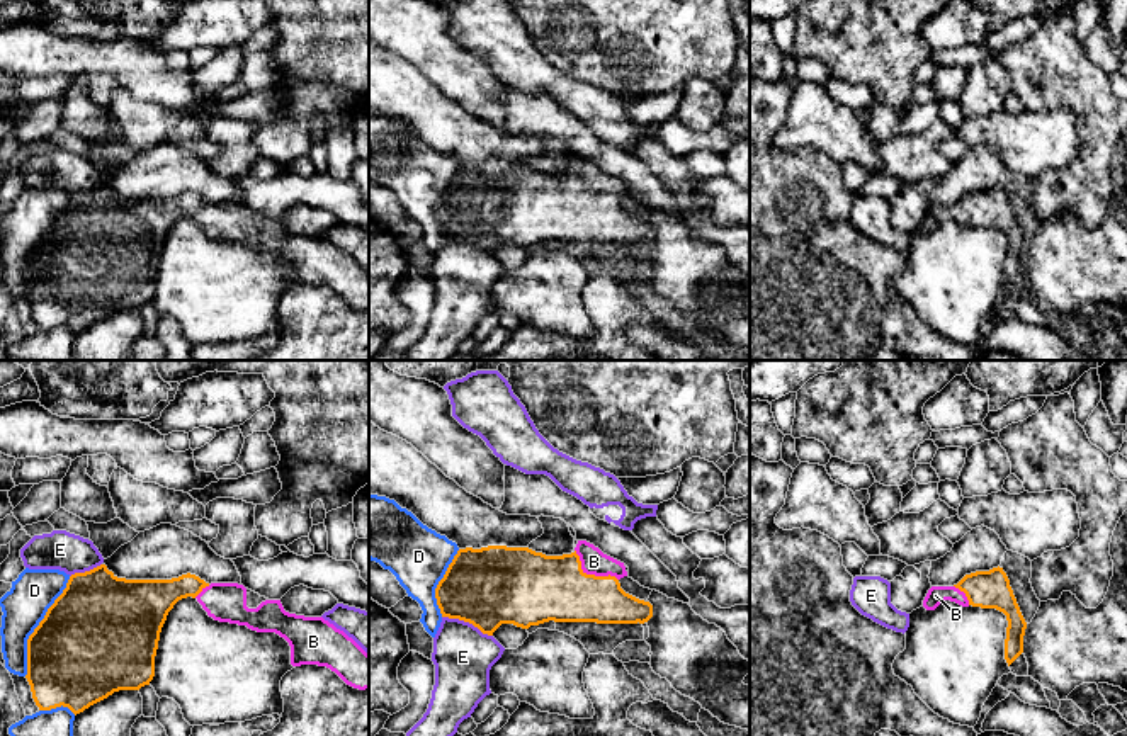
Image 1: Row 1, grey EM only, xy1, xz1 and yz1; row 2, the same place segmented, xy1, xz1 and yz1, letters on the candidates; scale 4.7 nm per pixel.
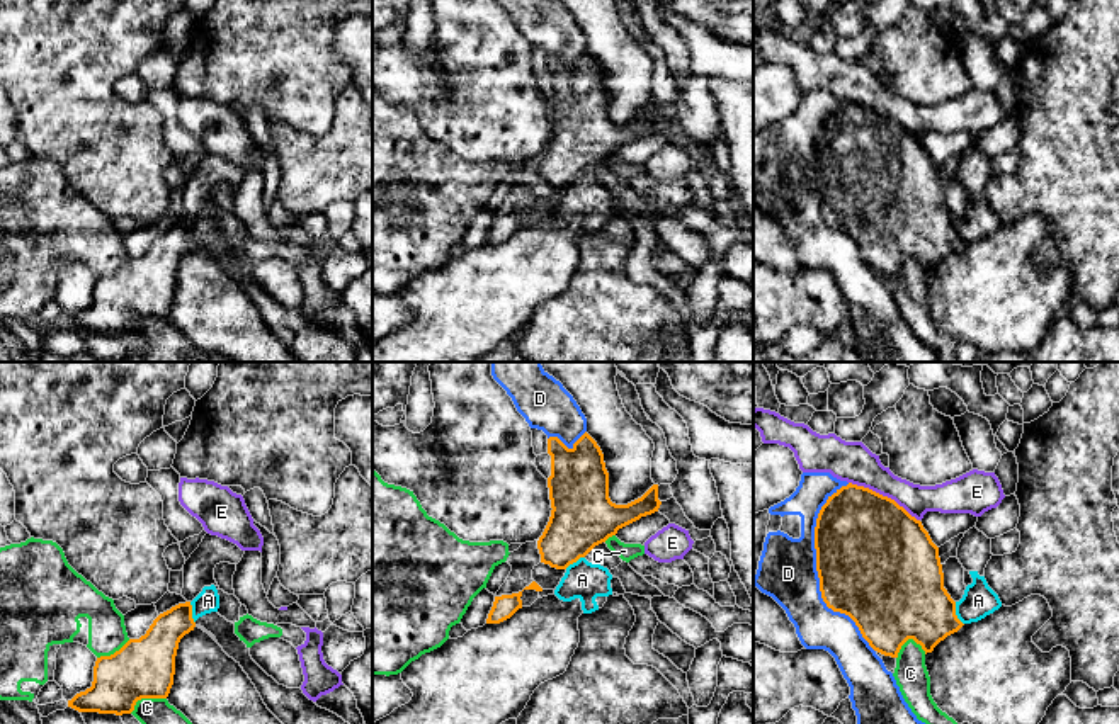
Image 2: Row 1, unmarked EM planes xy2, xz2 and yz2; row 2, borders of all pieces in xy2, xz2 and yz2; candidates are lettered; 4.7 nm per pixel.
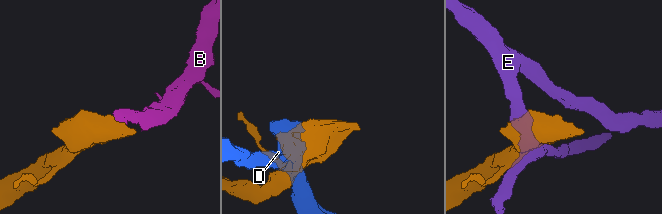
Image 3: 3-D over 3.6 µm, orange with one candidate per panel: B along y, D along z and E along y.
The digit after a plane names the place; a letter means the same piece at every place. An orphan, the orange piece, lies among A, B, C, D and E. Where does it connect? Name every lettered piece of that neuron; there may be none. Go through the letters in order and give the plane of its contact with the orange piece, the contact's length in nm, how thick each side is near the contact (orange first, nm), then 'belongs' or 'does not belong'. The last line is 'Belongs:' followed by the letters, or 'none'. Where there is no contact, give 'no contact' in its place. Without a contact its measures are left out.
A: yz2 | 120 nm | 380/160 nm | does not belong
B: xz1 | 260 nm | 320/120 nm | belongs
C: xy2 | 190 nm | 280/130 nm | does not belong
D: yz2 | 800 nm | 500/280 nm | does not belong
E: yz2 | 380 nm | 480/190 nm | does not belong
Belongs: B

